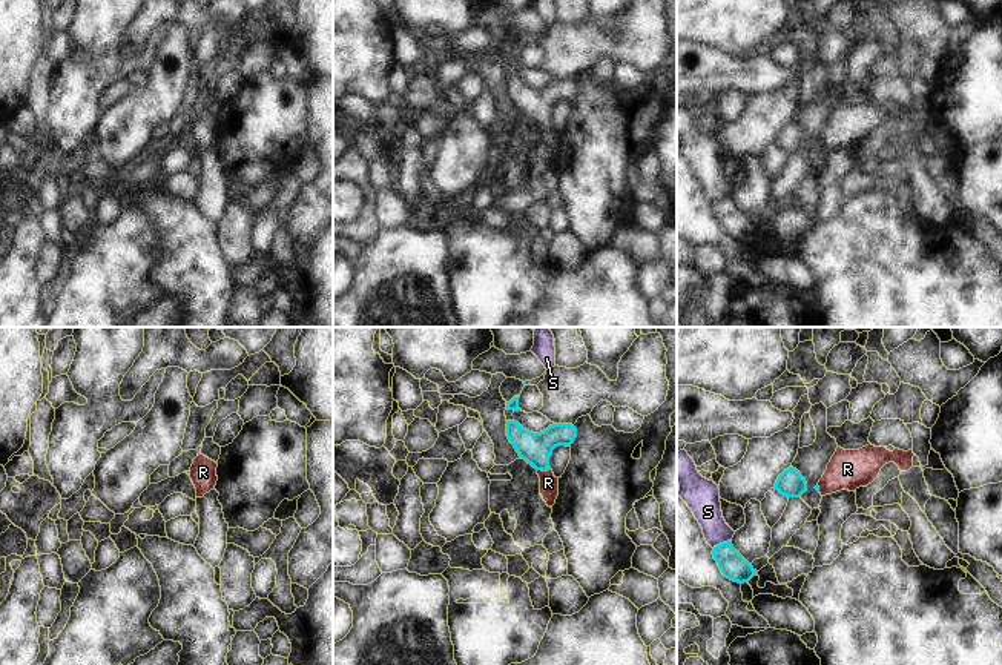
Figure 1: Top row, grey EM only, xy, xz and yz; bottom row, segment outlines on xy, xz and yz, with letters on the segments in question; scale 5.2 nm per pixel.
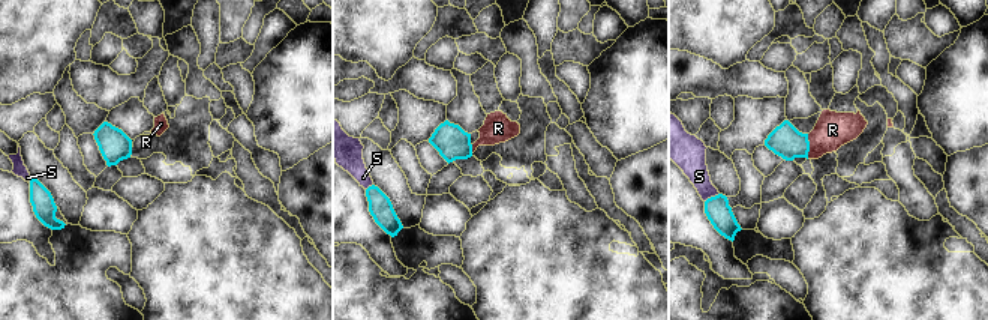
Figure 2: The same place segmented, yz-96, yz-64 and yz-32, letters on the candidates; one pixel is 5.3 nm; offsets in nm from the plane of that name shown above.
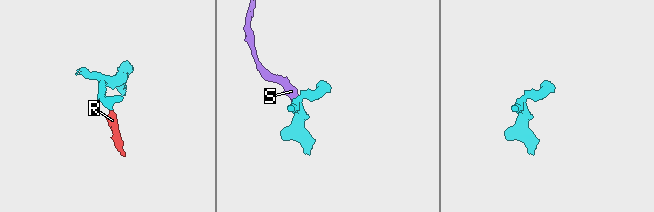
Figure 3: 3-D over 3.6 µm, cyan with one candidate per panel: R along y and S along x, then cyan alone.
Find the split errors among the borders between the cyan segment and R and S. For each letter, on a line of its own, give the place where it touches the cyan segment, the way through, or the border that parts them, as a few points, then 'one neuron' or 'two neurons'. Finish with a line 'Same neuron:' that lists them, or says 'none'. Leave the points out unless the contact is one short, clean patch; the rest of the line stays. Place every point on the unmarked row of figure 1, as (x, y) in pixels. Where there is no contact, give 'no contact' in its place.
R: contact xz (543, 126); way xz (536, 105), (543, 126), (548, 138); one neuron
S: contact yz (721, 200); border yz (731, 195), (712, 203); two neurons
Same neuron: R

